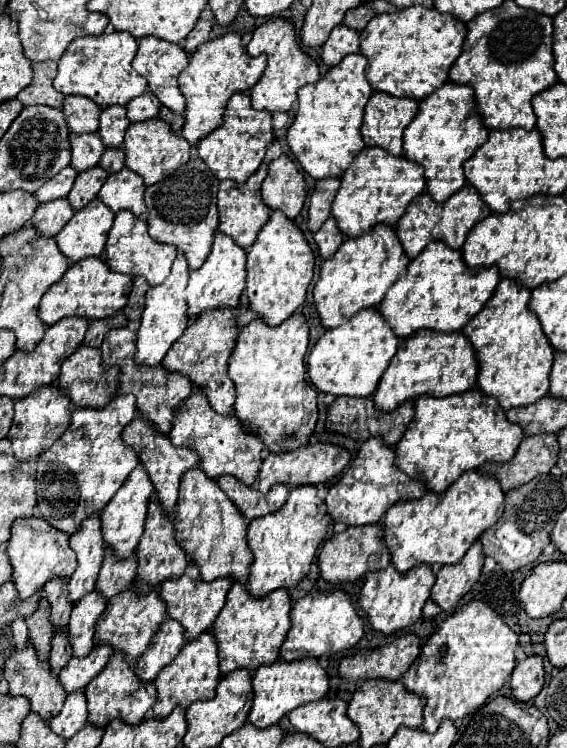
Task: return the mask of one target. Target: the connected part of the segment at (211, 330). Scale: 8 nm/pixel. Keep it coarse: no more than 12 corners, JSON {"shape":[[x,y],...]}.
{"shape":[[212,309],[192,321],[162,367],[190,379],[230,415],[228,359],[246,309]]}

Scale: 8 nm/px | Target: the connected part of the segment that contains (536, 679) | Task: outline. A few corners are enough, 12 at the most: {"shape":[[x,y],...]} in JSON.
{"shape":[[542,657],[518,663],[512,697],[530,703],[544,687]]}

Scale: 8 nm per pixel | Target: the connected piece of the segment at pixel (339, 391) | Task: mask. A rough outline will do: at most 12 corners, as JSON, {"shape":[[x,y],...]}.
{"shape":[[378,309],[320,337],[308,379],[372,397],[398,339]]}

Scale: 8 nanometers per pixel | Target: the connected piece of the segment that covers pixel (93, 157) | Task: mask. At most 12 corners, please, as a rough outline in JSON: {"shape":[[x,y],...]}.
{"shape":[[96,133],[72,135],[74,171],[96,167],[104,143]]}

